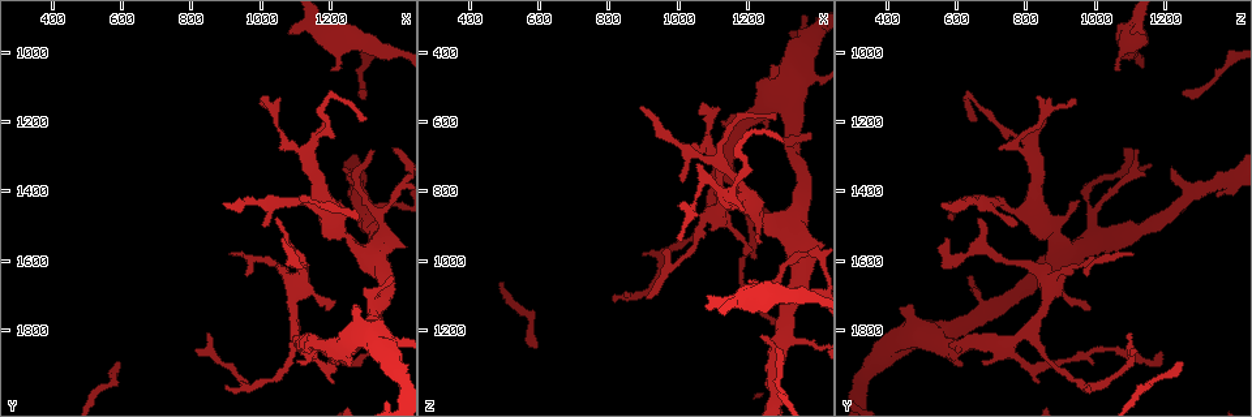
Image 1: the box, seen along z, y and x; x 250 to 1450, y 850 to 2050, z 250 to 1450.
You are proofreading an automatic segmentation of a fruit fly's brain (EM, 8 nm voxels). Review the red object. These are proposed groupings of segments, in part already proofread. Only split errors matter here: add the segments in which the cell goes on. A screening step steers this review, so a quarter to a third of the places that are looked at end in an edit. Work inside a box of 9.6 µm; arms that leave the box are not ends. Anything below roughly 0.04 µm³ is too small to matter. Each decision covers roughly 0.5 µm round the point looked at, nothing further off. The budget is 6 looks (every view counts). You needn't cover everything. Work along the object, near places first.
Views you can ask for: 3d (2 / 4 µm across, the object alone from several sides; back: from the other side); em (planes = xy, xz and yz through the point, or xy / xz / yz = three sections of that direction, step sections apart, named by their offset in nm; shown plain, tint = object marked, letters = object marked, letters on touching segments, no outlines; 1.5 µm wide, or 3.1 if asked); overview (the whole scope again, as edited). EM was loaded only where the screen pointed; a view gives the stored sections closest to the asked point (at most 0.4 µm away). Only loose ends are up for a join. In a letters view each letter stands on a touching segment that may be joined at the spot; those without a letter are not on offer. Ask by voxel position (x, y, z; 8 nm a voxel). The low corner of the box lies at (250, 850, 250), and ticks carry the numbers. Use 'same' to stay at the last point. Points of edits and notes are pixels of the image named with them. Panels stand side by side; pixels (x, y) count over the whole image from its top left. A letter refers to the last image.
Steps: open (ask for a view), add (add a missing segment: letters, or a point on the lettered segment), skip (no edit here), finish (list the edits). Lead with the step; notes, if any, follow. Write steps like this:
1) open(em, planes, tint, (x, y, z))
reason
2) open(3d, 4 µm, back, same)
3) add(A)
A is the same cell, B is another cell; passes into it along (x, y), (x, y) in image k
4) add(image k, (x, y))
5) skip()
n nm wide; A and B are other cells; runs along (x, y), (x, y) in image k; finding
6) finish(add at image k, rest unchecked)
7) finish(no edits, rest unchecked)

open(3d, 4 µm, (1300, 1190, 670))
branch stops here

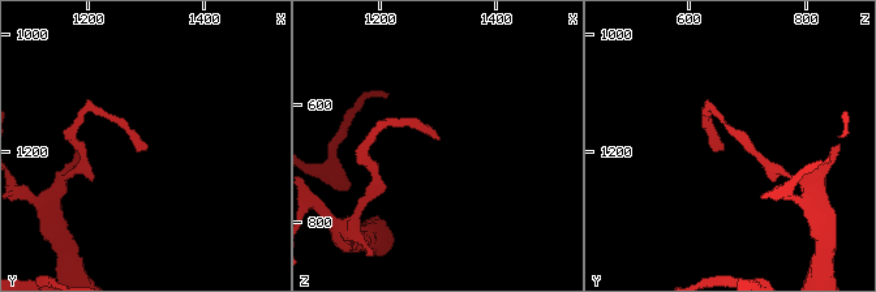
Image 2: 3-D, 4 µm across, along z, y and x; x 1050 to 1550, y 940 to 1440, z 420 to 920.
open(em, planes, letters, (1305, 1185, 660))
now the EM

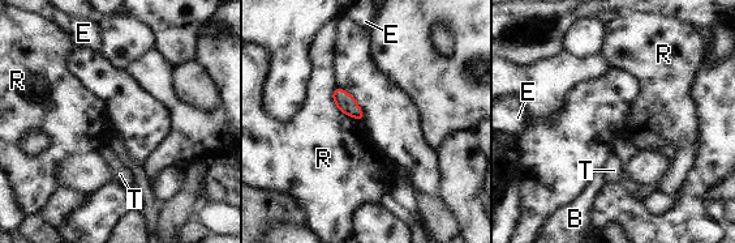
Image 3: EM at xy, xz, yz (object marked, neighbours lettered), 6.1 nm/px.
skip()
B, E, R and T are other cells; no lettered segment goes on from it

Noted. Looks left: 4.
open(em, xy, step 8, tint, (1010, 1140, 940))

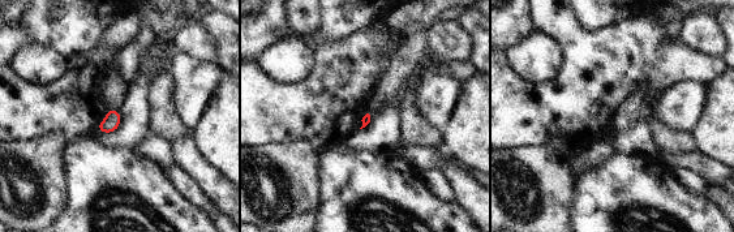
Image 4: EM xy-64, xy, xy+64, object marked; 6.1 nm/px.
open(em, planes, letters, same)
another direction

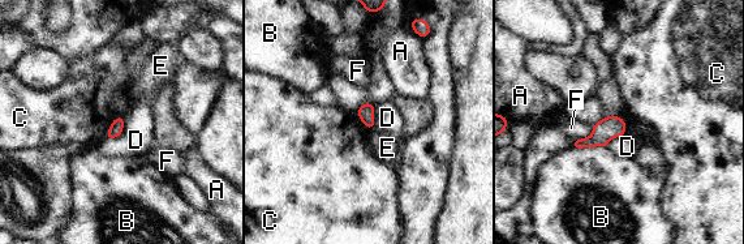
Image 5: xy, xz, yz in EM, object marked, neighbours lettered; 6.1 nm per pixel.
skip()
A, B, C, D, E and F are other cells; border along (123, 116), (123, 131), (106, 138) in image 5; none of them fits

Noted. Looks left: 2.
open(em, xz, step 8, tint, (1110, 1890, 680))
free end

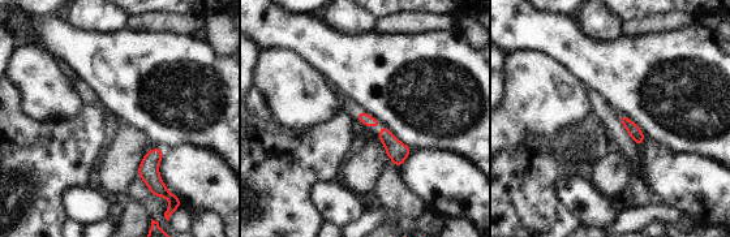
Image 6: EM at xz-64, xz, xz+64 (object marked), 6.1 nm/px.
open(em, xy, step 4, letters, same)

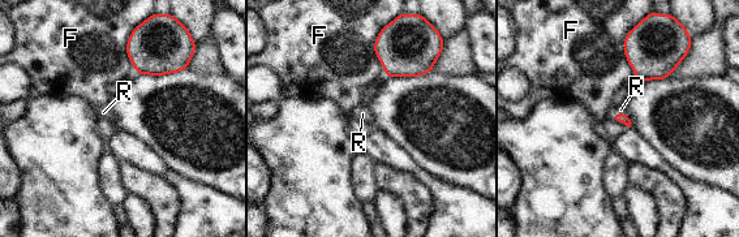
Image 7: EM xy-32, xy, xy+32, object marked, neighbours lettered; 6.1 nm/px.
add(R)
R is the same cell, F is another cell; passes into it along (622, 117), (617, 113), (621, 110) in image 7; the cell continues

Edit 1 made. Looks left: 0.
finish(add at image 7, rest unchecked)

